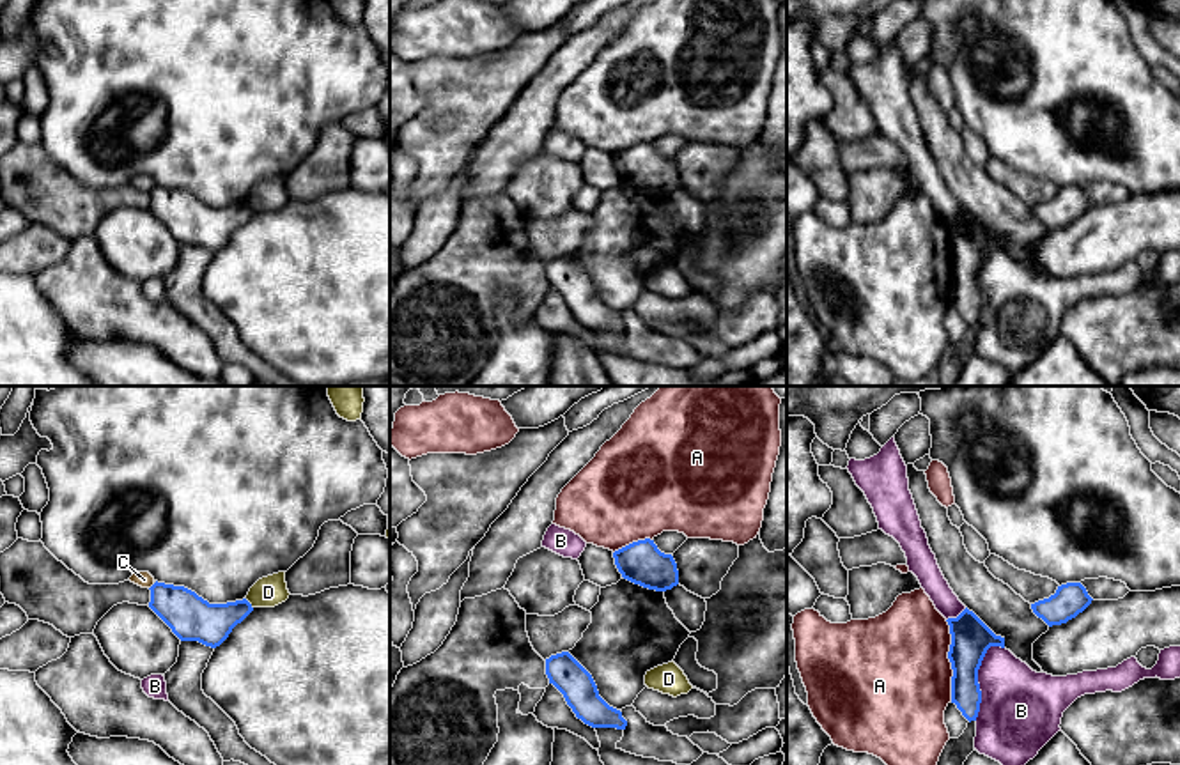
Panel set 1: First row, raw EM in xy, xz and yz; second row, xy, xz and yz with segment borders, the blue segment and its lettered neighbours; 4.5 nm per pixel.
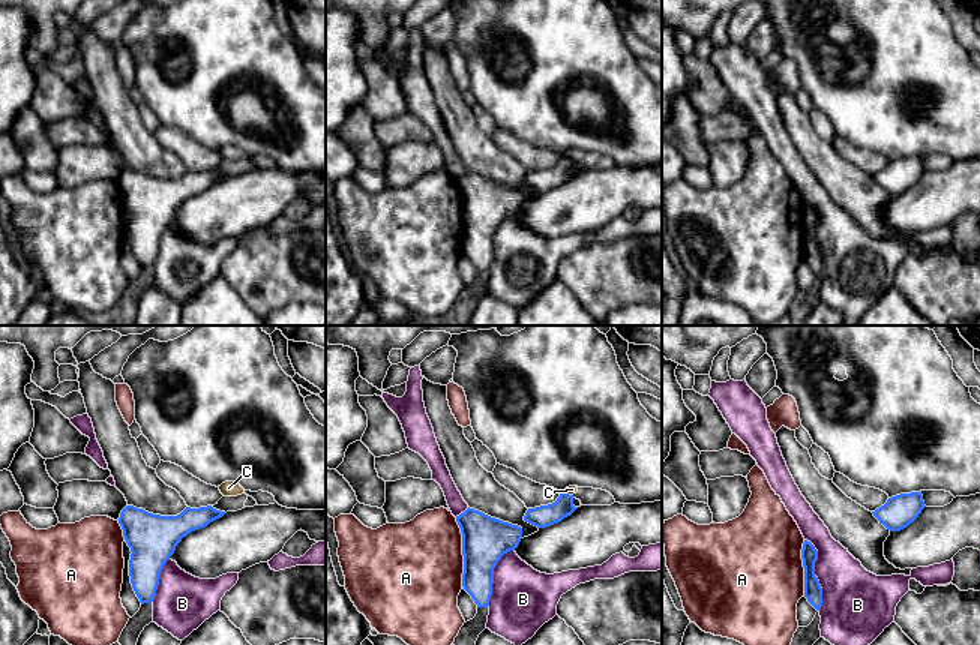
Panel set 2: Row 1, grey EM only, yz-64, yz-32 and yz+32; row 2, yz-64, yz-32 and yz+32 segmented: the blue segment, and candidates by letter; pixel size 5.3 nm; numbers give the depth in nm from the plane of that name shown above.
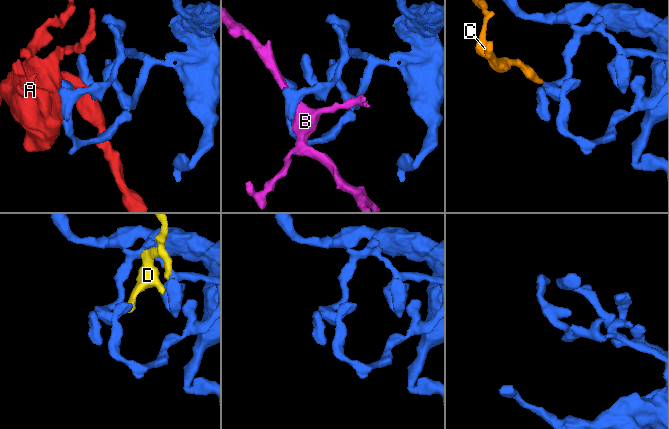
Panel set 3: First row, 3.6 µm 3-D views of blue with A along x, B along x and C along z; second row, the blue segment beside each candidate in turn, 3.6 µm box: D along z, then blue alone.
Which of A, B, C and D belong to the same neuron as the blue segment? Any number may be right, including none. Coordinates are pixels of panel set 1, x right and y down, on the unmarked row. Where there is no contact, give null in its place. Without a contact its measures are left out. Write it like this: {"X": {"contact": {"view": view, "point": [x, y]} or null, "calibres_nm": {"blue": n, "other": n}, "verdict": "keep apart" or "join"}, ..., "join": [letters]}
{"A": {"contact": {"view": "yz", "point": [950, 264]}, "calibres_nm": {"blue": 180, "other": 500}, "verdict": "keep apart"}, "B": {"contact": {"view": "yz", "point": [977, 282]}, "calibres_nm": {"blue": 180, "other": 380}, "verdict": "keep apart"}, "C": {"contact": {"view": "xy", "point": [151, 190]}, "calibres_nm": {"blue": 200, "other": 70}, "verdict": "keep apart"}, "D": {"contact": {"view": "xy", "point": [250, 208]}, "calibres_nm": {"blue": 190, "other": 140}, "verdict": "keep apart"}, "join": []}

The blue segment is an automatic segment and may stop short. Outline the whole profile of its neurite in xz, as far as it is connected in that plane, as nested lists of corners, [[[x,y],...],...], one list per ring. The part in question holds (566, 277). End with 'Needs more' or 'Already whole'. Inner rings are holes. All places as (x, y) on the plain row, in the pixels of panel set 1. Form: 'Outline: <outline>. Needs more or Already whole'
Outline: [[[569,255],[546,262],[546,278],[585,328],[625,333],[627,324],[622,321],[622,315],[599,299],[592,278]]]. Already whole

